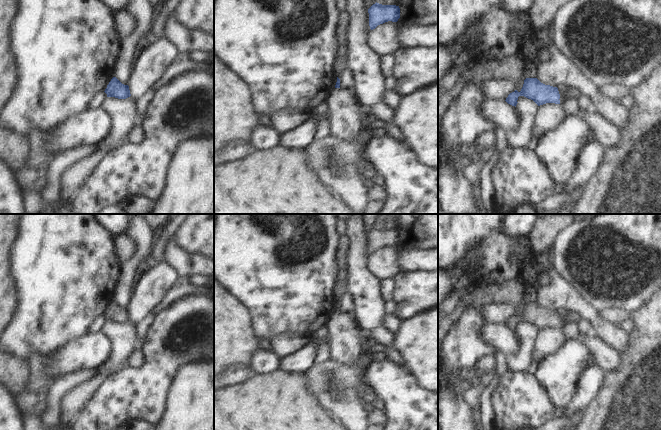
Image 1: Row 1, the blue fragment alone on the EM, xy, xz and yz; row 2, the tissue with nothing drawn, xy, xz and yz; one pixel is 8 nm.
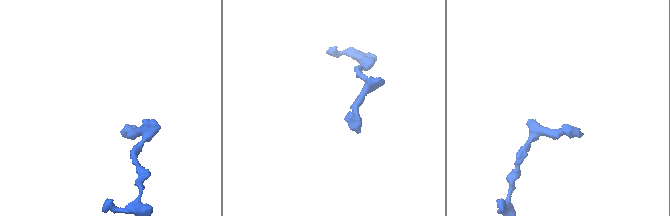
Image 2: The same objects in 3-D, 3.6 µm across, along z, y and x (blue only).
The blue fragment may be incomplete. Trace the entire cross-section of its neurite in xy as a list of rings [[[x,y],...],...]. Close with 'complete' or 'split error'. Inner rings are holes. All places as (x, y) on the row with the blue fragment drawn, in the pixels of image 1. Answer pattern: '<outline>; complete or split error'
[[[113,77],[104,91],[107,97],[126,99],[131,96],[129,86],[122,84],[116,77]]]; complete

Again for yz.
[[[526,78],[520,92],[515,90],[506,98],[506,102],[512,106],[517,105],[519,96],[533,100],[538,106],[546,103],[562,104],[566,96],[561,95],[557,87],[545,85],[537,78]]]; split error

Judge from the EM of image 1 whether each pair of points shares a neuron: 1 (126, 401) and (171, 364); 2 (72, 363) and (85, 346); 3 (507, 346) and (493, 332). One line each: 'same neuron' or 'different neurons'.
1: same neuron
2: same neuron
3: same neuron

